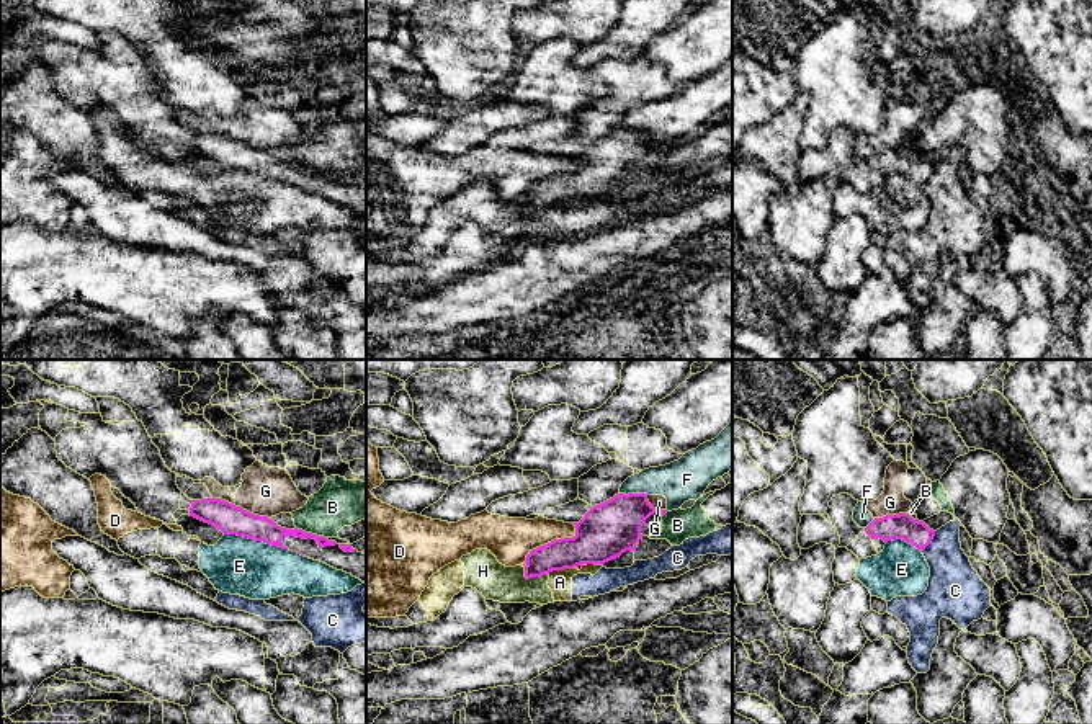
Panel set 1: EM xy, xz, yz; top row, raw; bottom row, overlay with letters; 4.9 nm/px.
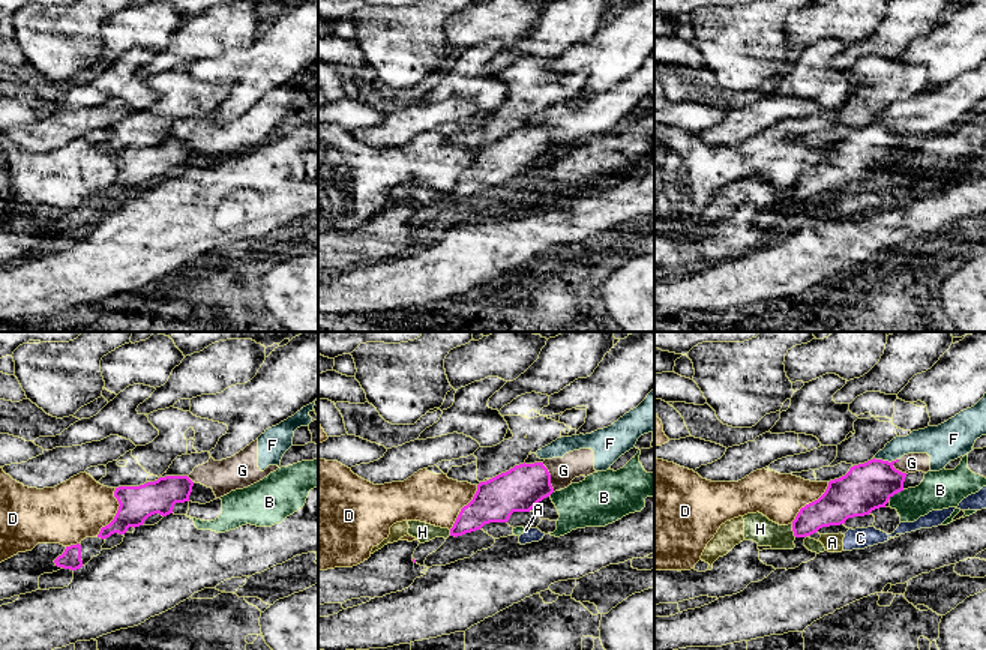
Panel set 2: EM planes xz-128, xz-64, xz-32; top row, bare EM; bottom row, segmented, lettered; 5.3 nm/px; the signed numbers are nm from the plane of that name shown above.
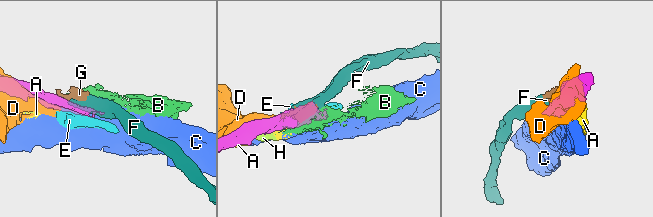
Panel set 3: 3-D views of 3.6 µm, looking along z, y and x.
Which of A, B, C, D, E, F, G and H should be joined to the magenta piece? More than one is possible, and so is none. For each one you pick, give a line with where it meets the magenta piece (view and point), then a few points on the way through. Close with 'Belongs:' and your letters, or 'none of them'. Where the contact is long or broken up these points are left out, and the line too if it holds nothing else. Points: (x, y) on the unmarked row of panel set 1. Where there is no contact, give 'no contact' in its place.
Belongs: none of them

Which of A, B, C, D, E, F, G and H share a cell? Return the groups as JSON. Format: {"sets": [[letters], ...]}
{"sets": [["A", "C", "H"], ["B"], ["D", "E"], ["F", "G"]]}

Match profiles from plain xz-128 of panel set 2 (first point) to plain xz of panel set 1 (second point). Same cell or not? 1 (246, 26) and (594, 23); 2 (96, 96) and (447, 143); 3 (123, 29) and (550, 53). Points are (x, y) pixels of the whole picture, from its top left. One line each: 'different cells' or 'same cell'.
1: different cells
2: different cells
3: different cells

